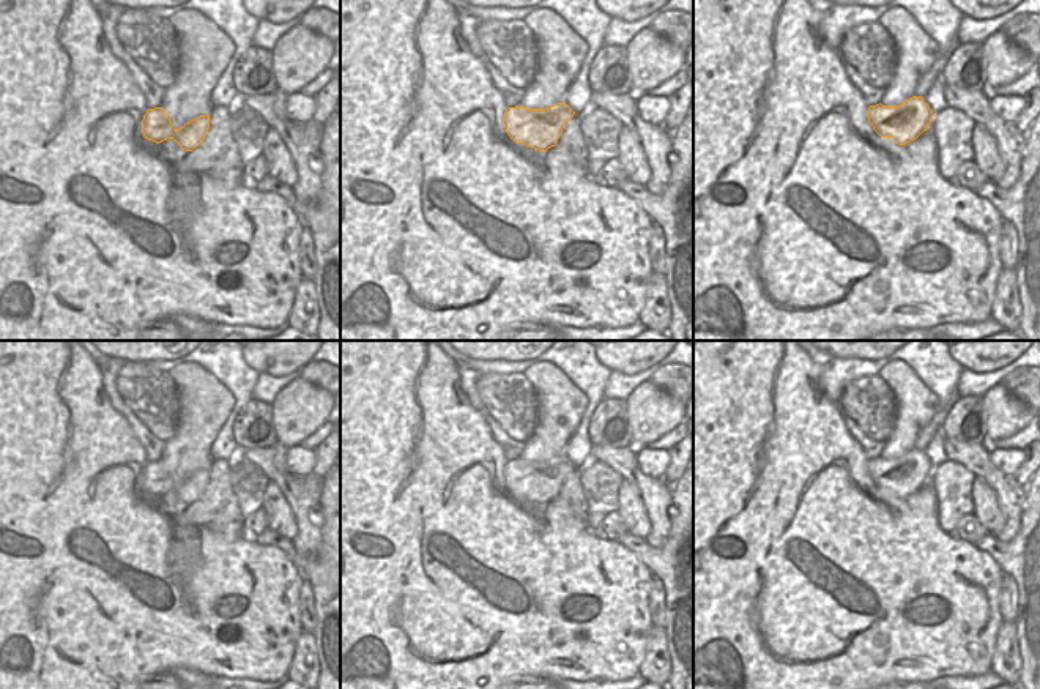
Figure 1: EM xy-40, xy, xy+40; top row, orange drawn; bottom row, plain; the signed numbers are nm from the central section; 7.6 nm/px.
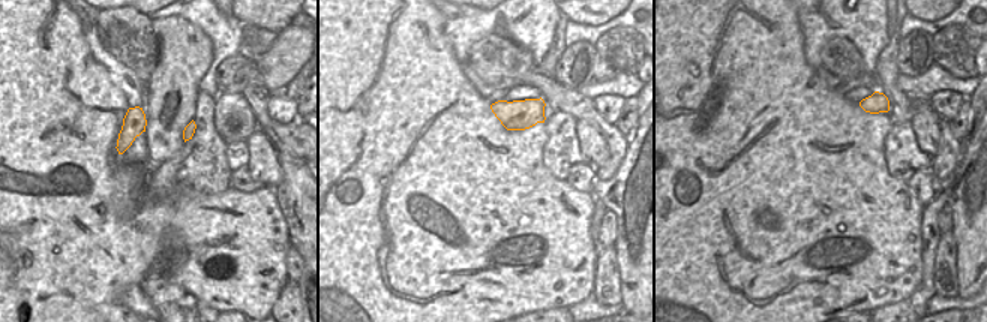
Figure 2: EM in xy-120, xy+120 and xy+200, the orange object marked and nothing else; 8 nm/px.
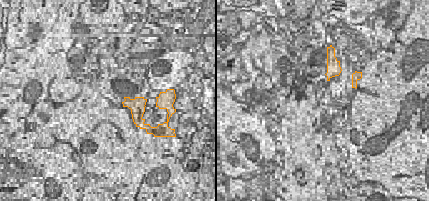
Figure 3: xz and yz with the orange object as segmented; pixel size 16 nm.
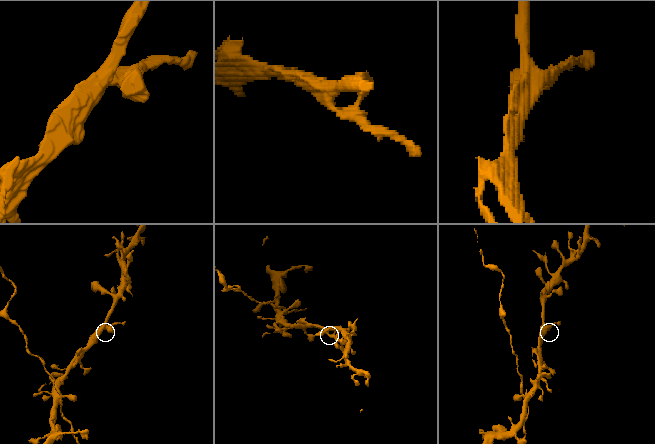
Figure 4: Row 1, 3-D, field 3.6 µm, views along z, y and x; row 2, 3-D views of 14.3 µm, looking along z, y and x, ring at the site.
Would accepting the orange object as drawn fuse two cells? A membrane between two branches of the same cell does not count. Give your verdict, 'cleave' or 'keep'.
keep

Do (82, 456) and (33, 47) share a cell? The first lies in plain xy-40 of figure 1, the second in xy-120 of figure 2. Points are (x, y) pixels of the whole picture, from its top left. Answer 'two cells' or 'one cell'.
one cell

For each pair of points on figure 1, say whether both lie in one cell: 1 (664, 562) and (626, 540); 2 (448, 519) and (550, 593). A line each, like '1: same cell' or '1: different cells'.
1: same cell
2: same cell

